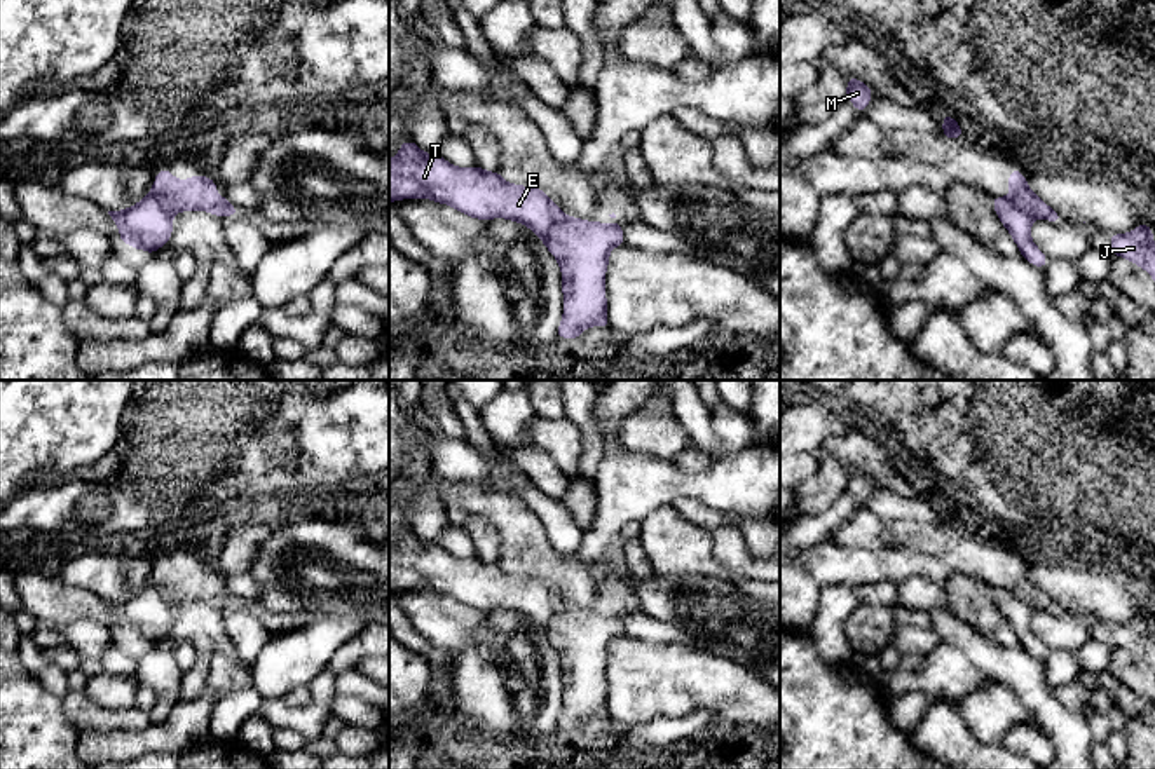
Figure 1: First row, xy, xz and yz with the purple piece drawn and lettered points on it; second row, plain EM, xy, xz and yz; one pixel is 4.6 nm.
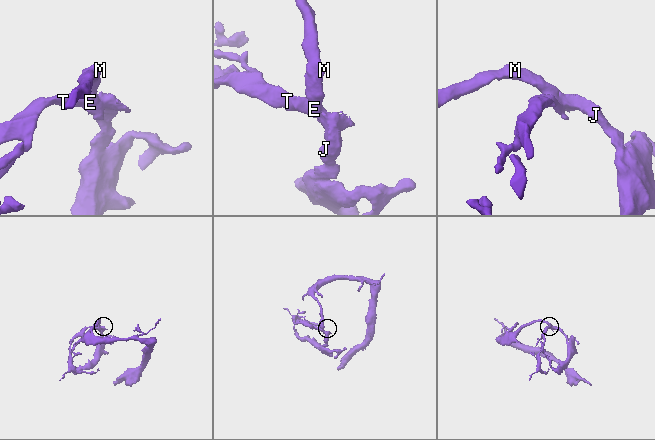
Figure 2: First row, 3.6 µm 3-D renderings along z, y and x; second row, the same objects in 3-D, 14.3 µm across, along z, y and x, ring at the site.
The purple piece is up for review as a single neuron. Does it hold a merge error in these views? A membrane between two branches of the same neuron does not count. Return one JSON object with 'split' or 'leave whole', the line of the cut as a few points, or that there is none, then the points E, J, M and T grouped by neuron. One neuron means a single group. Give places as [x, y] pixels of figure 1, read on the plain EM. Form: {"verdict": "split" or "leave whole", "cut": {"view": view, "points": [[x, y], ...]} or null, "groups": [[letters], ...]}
{"verdict": "split", "cut": {"view": "xz", "points": [[564, 605], [543, 630]]}, "groups": [["E", "M", "T"], ["J"]]}

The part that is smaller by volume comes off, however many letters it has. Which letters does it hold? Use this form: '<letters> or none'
J

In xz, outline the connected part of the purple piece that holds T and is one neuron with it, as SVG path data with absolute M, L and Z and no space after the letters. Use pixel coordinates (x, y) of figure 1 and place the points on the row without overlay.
M412 530L403 532L398 549L389 553L389 593L422 588L483 612L518 612L541 631L564 607L541 579L511 575L499 561L490 563L478 556L455 558L440 544L424 544Z

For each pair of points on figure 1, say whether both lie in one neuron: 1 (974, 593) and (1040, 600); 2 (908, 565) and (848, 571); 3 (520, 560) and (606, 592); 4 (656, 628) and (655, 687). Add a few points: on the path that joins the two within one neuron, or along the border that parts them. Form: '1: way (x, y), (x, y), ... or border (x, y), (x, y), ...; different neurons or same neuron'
1: border (953, 571), (974, 576), (991, 586); different neurons
2: way (894, 565), (862, 565); same neuron
3: border (595, 574), (595, 602), (587, 611); different neurons
4: border (625, 633), (655, 642), (677, 642), (697, 653); different neurons

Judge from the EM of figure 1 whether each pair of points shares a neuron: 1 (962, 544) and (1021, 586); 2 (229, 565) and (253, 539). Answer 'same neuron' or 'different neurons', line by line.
1: same neuron
2: same neuron

